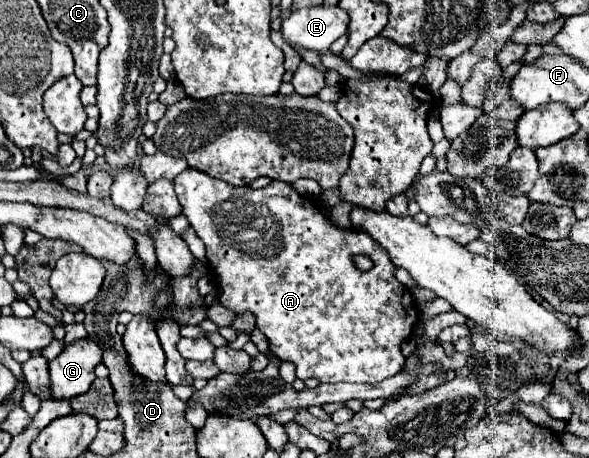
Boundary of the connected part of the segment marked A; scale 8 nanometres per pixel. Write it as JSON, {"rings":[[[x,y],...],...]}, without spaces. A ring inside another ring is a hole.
{"rings":[[[185,169],[175,177],[175,191],[183,215],[205,243],[209,265],[217,277],[219,303],[237,315],[245,311],[253,313],[257,329],[269,339],[271,353],[279,361],[291,361],[297,379],[315,377],[321,383],[347,381],[375,385],[403,369],[401,343],[419,323],[419,307],[405,285],[395,279],[395,265],[387,259],[387,251],[375,247],[367,235],[333,227],[311,199],[301,197],[283,181],[273,181],[265,189],[251,189]],[[353,255],[369,257],[373,269],[359,271],[351,261]]]}

